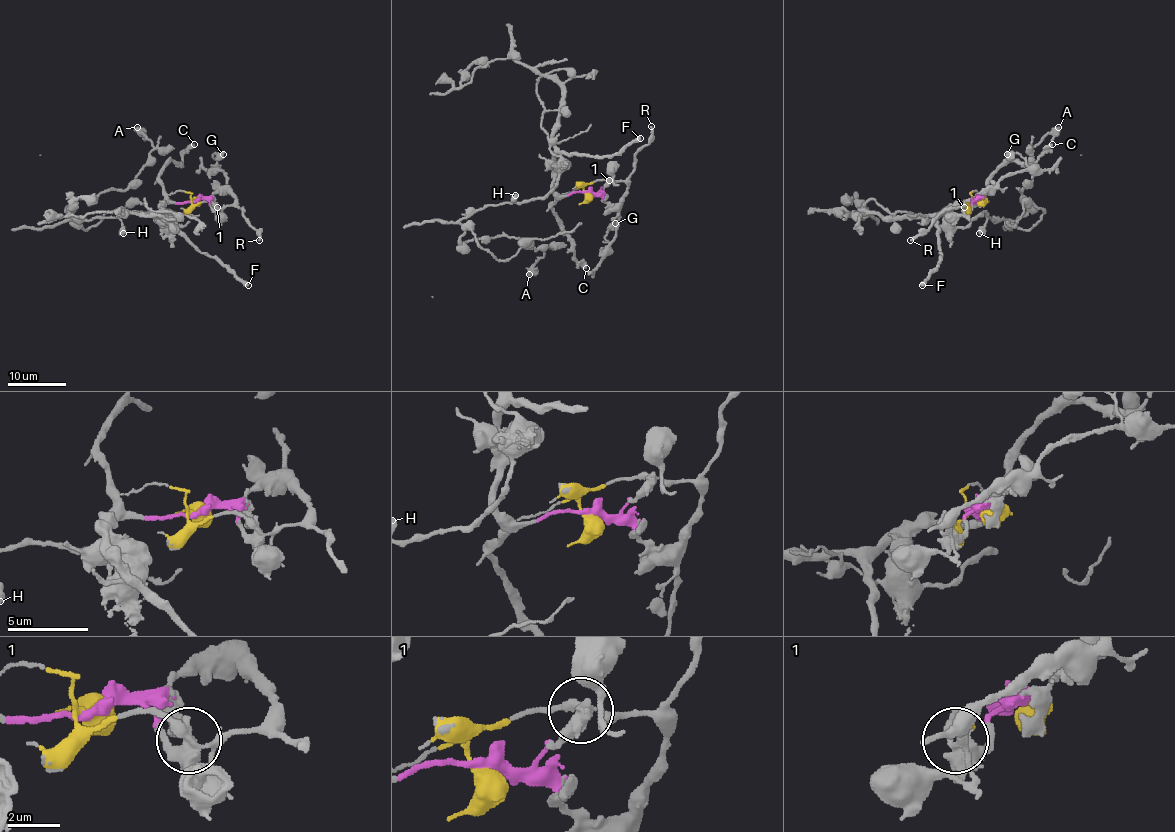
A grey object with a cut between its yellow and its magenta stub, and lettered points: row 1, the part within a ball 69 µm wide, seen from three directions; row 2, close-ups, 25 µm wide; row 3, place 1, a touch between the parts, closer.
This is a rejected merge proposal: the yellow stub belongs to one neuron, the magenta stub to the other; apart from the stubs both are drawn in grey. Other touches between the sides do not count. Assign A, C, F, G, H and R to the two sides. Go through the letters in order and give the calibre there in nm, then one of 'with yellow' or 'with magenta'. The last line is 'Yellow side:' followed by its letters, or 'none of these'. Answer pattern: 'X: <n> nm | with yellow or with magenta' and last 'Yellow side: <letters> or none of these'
A: 400 nm | with magenta
C: 400 nm | with magenta
F: 550 nm | with magenta
G: 600 nm | with yellow
H: 650 nm | with magenta
R: 240 nm | with yellow
Yellow side: G, R

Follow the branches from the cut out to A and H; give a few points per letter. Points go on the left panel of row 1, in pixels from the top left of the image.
A: (194, 201), (160, 204), (166, 227), (150, 213), (68, 220), (76, 198), (136, 179), (153, 149), (137, 127)
H: (194, 201), (160, 204), (166, 227), (150, 213), (131, 213), (119, 217), (124, 233)

